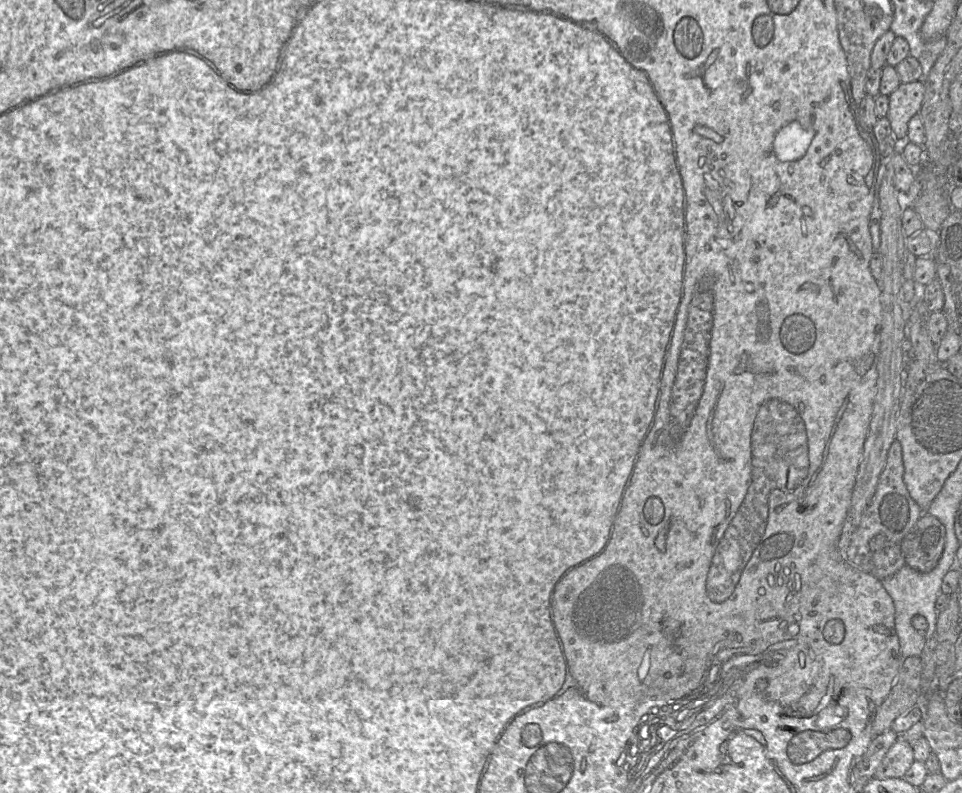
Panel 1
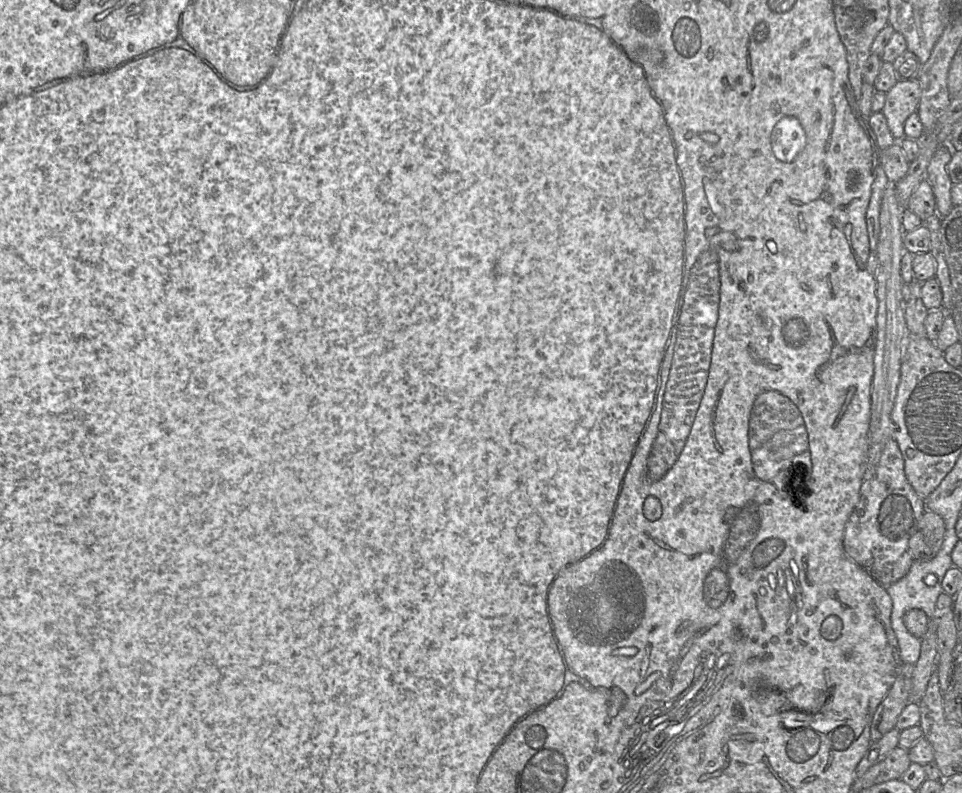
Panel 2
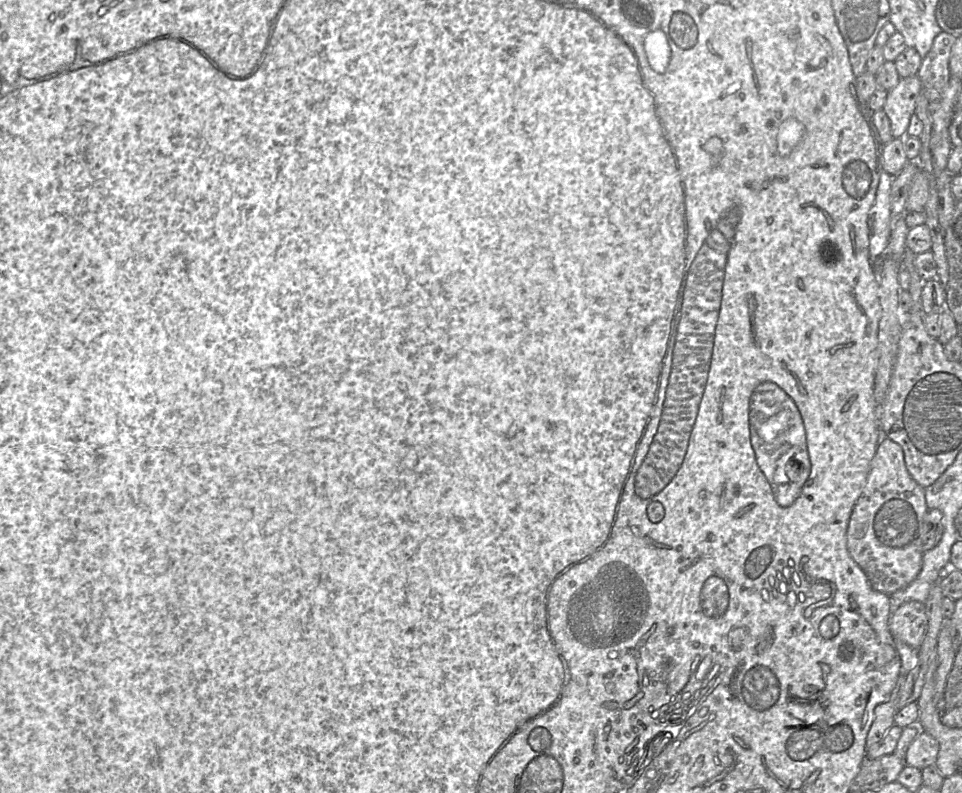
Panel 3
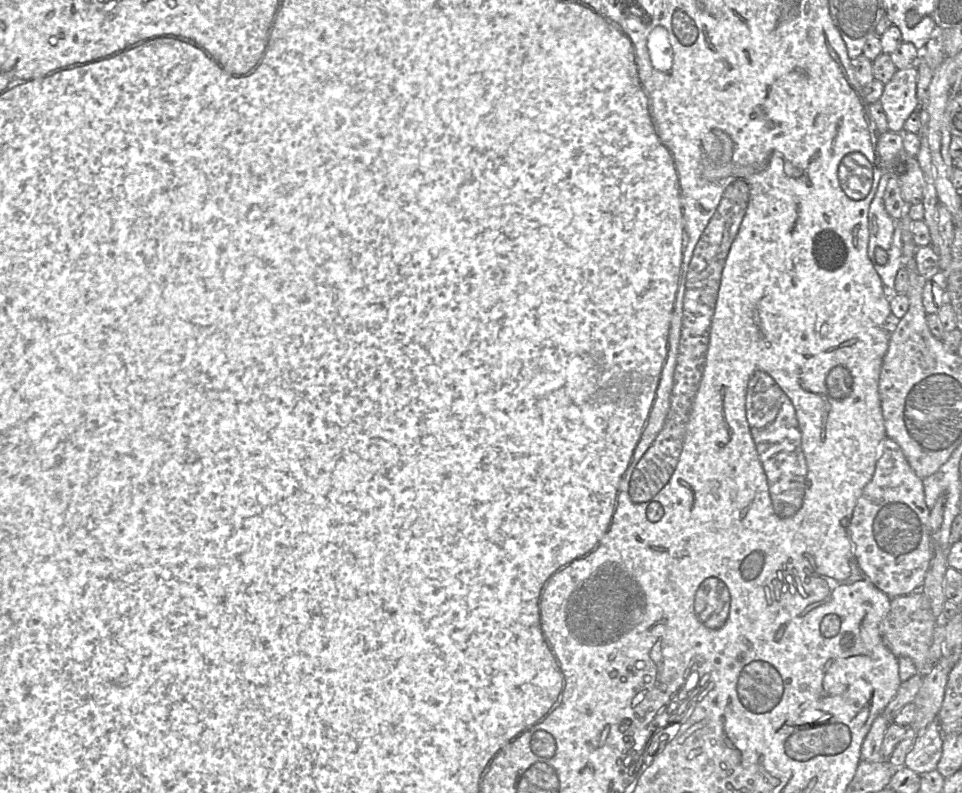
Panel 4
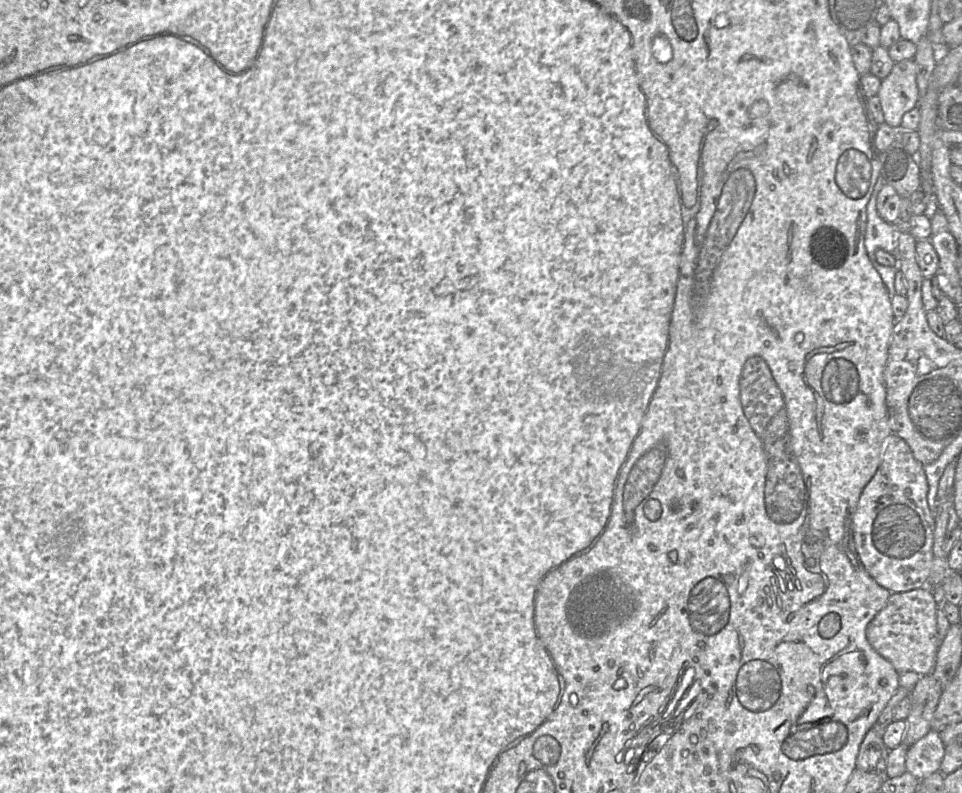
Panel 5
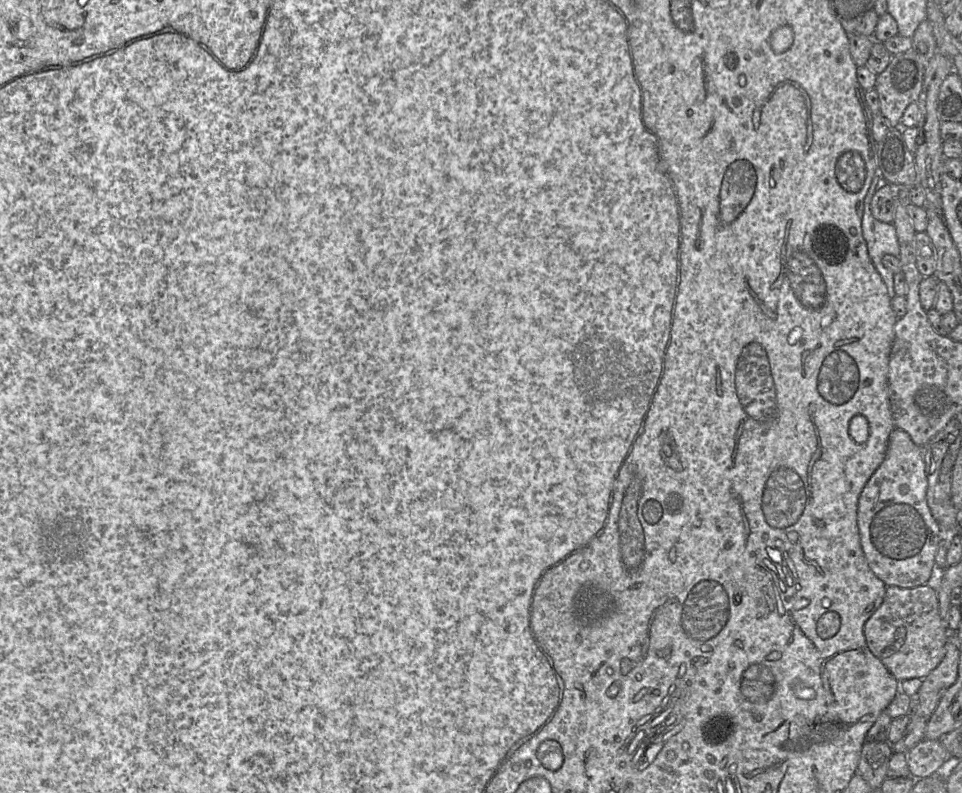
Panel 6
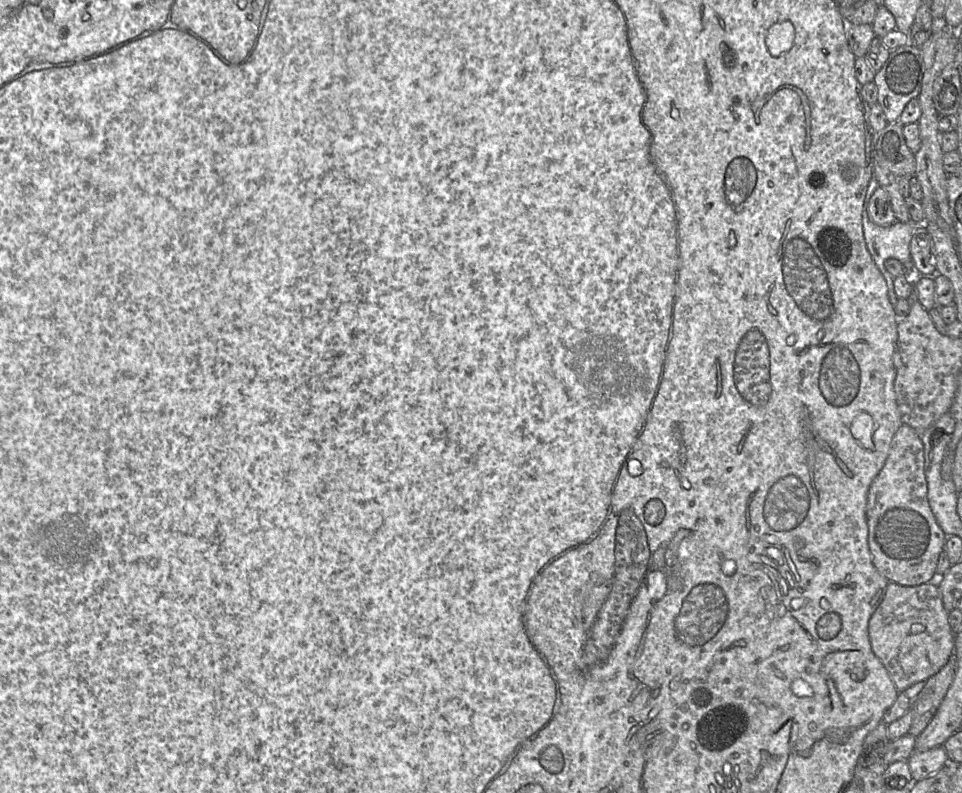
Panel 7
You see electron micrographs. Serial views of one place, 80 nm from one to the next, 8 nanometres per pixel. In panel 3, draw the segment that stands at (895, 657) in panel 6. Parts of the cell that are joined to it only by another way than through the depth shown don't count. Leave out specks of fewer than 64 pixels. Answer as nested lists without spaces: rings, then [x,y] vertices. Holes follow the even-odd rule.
[[[909,601],[903,603],[890,617],[889,630],[896,641],[919,650],[928,629],[925,603]]]

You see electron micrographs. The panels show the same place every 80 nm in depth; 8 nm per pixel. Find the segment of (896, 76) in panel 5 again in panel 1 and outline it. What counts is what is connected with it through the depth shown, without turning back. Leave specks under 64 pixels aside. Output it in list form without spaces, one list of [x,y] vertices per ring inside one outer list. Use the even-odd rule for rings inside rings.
[[[921,80],[900,83],[888,97],[889,108],[886,118],[896,139],[904,142],[907,140],[910,119],[920,112],[924,98],[924,83]]]

